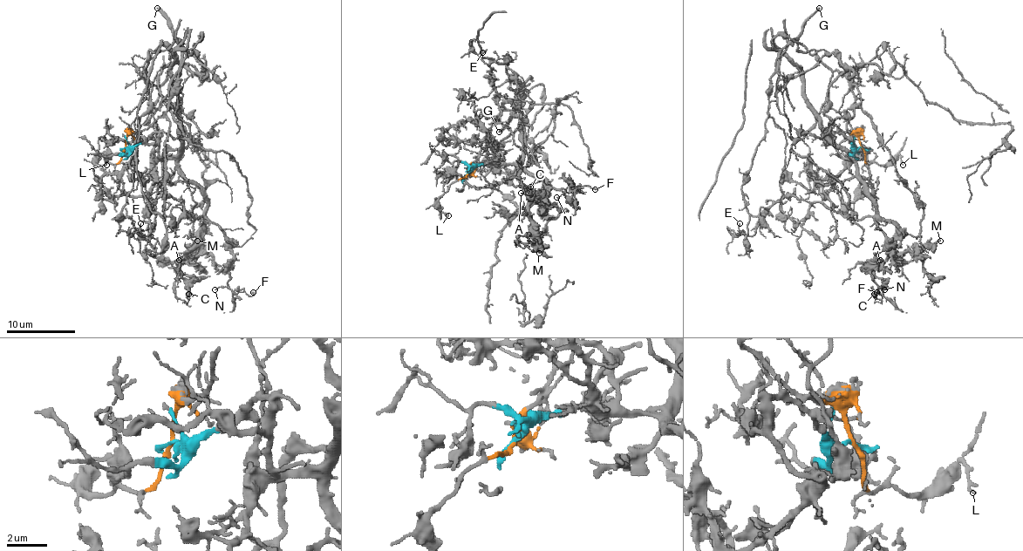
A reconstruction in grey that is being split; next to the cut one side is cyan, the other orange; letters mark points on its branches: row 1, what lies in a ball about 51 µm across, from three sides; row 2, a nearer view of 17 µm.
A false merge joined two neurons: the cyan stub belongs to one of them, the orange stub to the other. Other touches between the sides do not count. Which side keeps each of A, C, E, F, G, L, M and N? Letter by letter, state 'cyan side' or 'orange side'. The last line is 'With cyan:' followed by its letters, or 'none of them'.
A: cyan side
C: cyan side
E: cyan side
F: cyan side
G: orange side
L: orange side
M: cyan side
N: cyan side
With cyan: A, C, E, F, M, N

